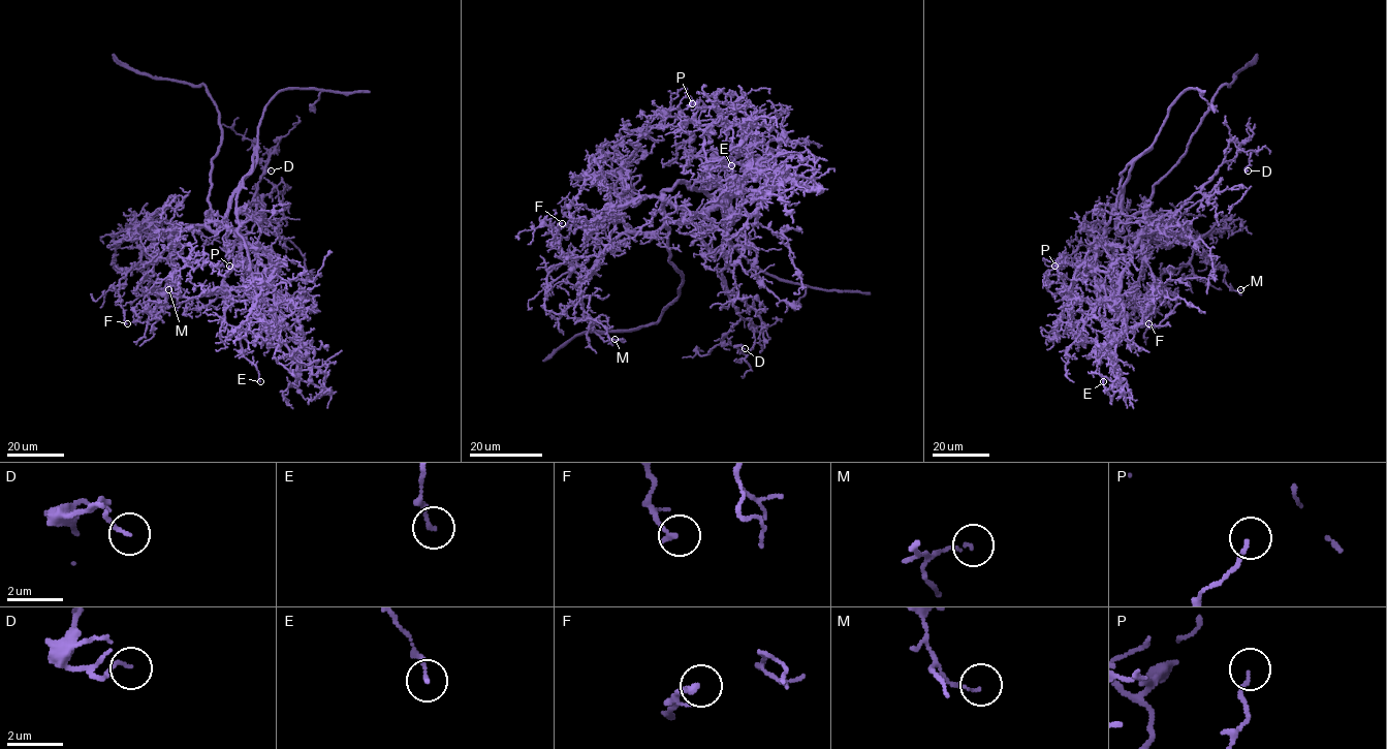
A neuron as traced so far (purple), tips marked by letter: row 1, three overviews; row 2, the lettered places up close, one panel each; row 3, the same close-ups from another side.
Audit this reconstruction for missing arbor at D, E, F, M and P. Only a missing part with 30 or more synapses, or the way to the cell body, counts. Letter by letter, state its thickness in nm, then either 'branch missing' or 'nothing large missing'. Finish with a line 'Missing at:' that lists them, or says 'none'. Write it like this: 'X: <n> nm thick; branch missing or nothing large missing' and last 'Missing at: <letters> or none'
D: 110 nm thick; nothing large missing
E: 130 nm thick; nothing large missing
F: 180 nm thick; nothing large missing
M: 90 nm thick; nothing large missing
P: 110 nm thick; nothing large missing
Missing at: none

